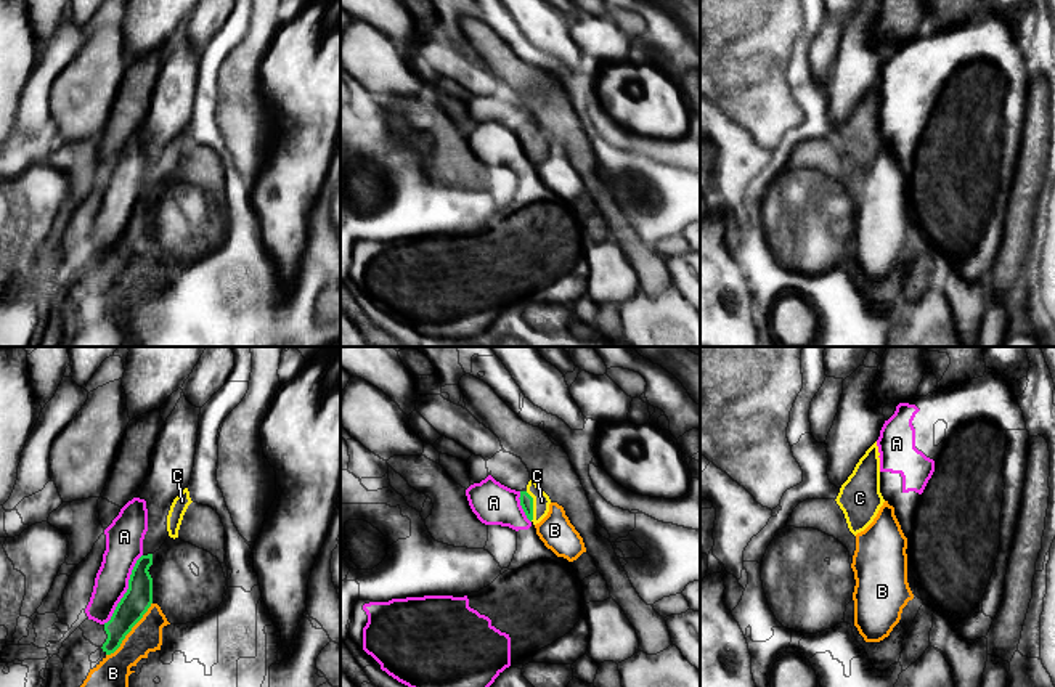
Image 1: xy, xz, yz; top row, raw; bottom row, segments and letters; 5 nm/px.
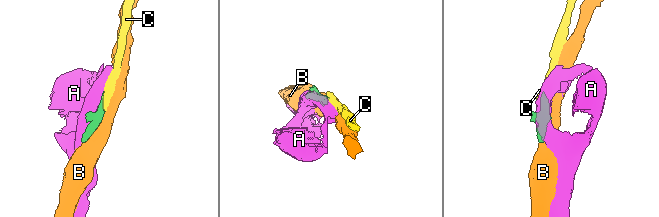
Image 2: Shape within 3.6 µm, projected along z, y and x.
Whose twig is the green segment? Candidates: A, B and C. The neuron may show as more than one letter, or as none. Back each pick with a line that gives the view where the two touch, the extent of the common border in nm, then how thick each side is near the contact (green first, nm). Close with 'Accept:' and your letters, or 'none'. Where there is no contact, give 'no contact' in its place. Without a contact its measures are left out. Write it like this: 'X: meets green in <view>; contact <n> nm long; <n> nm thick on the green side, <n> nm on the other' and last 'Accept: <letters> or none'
C: meets green in xz; contact 160 nm long; 60 nm thick on the green side, 90 nm on the other
Accept: C

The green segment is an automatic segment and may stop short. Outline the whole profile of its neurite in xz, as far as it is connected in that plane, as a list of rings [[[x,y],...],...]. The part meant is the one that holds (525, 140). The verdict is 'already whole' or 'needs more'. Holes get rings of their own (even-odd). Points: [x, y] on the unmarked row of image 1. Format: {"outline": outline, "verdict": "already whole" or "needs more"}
{"outline": [[[535,120],[528,122],[527,130],[520,132],[519,140],[527,159],[533,165],[540,164],[549,152],[551,140]]], "verdict": "needs more"}

